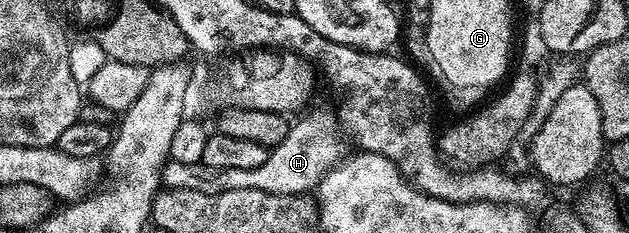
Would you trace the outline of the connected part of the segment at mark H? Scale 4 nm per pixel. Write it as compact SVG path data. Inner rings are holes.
M316 108L312 112L307 111L303 120L294 120L291 123L288 134L278 143L275 148L270 149L268 158L256 170L220 170L213 166L203 164L189 164L188 162L176 162L169 159L162 168L161 183L167 189L183 188L184 190L200 190L200 194L224 194L224 190L264 190L268 194L288 194L289 196L301 196L310 194L317 189L319 182L330 173L330 171L341 164L344 160L342 154L342 140L338 136L329 136L326 133L326 112L322 108Z

